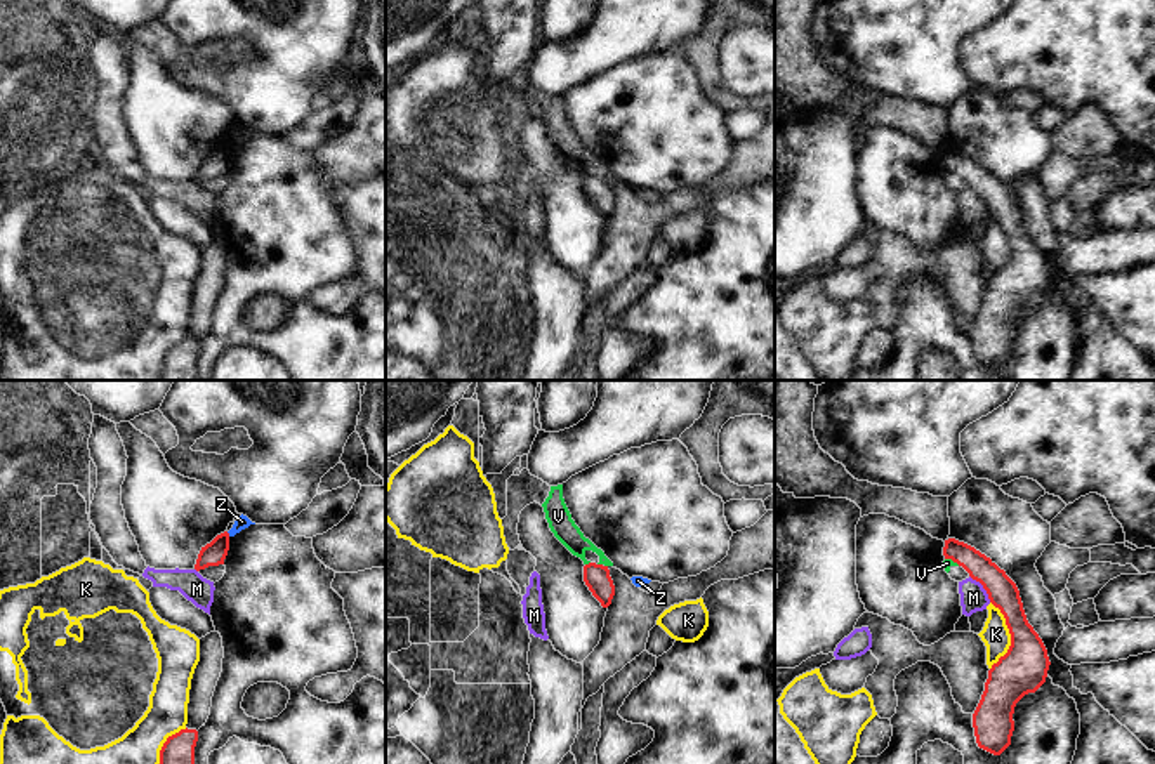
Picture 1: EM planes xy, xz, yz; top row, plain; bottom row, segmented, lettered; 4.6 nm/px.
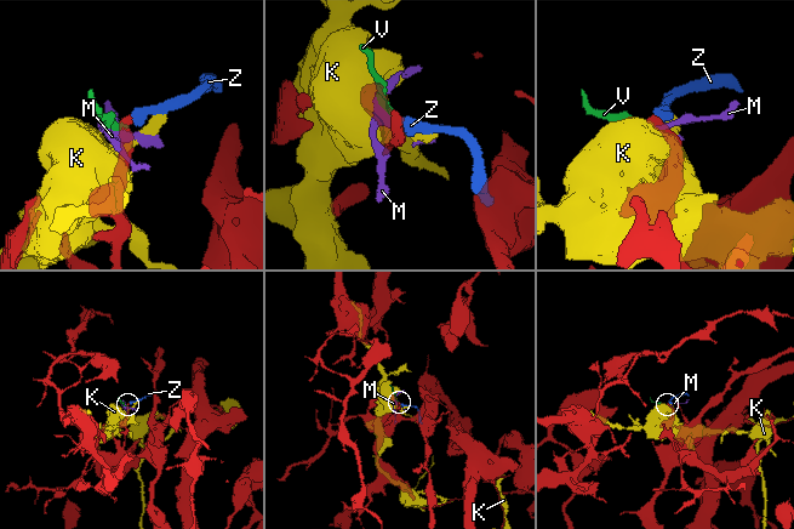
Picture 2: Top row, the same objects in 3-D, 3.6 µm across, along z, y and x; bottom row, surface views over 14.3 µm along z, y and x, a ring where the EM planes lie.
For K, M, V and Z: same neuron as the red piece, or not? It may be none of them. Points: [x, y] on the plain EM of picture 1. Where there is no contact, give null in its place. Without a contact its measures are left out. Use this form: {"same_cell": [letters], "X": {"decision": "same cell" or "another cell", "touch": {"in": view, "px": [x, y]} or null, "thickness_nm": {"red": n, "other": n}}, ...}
{"same_cell": [], "K": {"decision": "another cell", "touch": {"in": "yz", "px": [1011, 247]}, "thickness_nm": {"red": 220, "other": 130}}, "M": {"decision": "another cell", "touch": {"in": "yz", "px": [983, 198]}, "thickness_nm": {"red": 140, "other": 130}}, "V": {"decision": "another cell", "touch": {"in": "xz", "px": [589, 174]}, "thickness_nm": {"red": 120, "other": 110}}, "Z": {"decision": "another cell", "touch": {"in": "xy", "px": [228, 144]}, "thickness_nm": {"red": 110, "other": 60}}}

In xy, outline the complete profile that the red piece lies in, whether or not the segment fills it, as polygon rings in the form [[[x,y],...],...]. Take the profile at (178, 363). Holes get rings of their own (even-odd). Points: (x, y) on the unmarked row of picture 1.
[[[181,340],[167,349],[160,361],[158,380],[195,380],[196,340]]]

